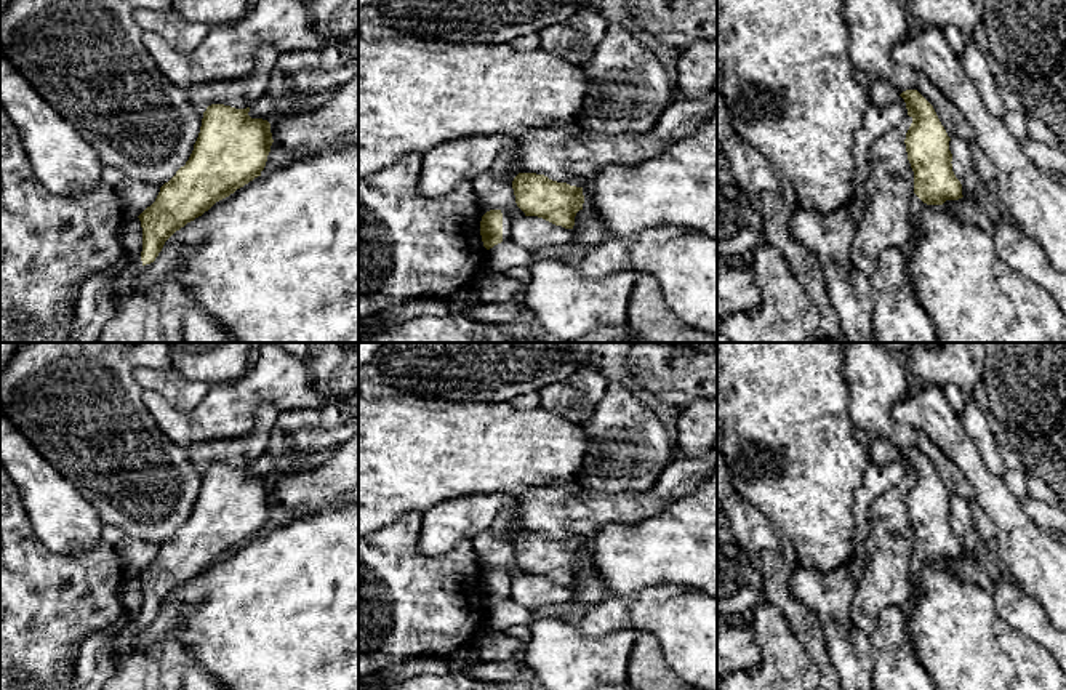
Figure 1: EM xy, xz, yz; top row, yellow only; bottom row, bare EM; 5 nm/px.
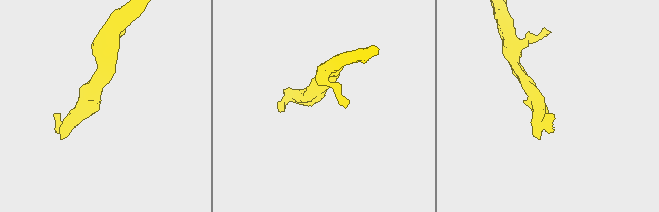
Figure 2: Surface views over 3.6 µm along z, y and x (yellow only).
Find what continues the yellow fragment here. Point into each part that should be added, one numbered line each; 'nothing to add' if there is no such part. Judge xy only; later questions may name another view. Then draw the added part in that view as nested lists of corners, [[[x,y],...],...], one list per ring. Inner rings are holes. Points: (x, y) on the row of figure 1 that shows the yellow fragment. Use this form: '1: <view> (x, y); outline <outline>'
1: xy (154, 316); outline [[[141,256],[118,277],[114,314],[106,322],[98,343],[184,343],[181,309],[187,293],[178,282],[147,291],[131,291],[130,285],[142,269]]]

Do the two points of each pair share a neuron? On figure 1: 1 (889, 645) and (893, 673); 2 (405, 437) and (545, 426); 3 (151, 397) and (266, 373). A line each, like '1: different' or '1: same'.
1: same
2: same
3: same

